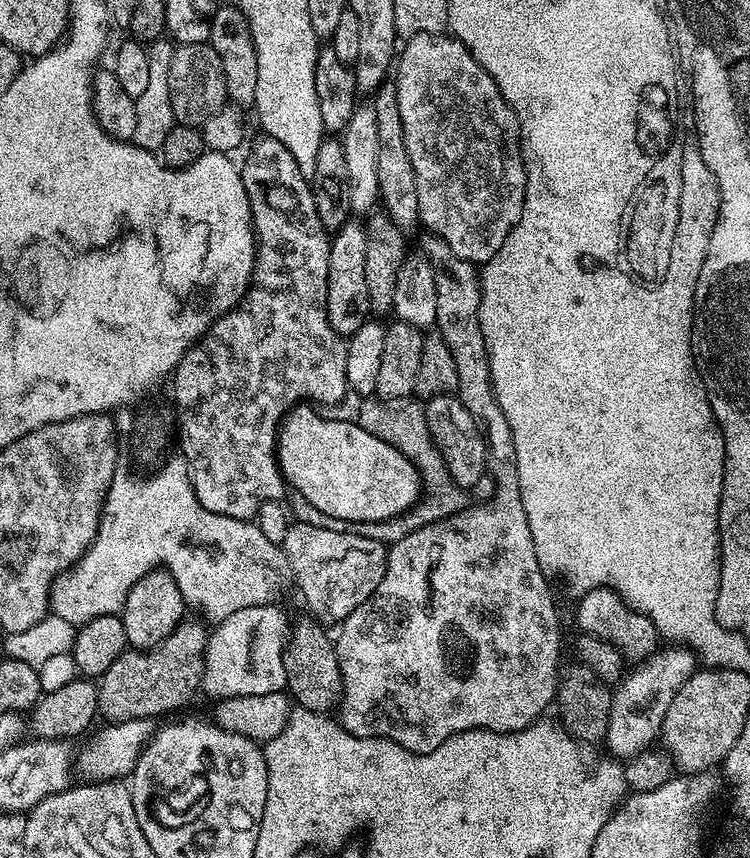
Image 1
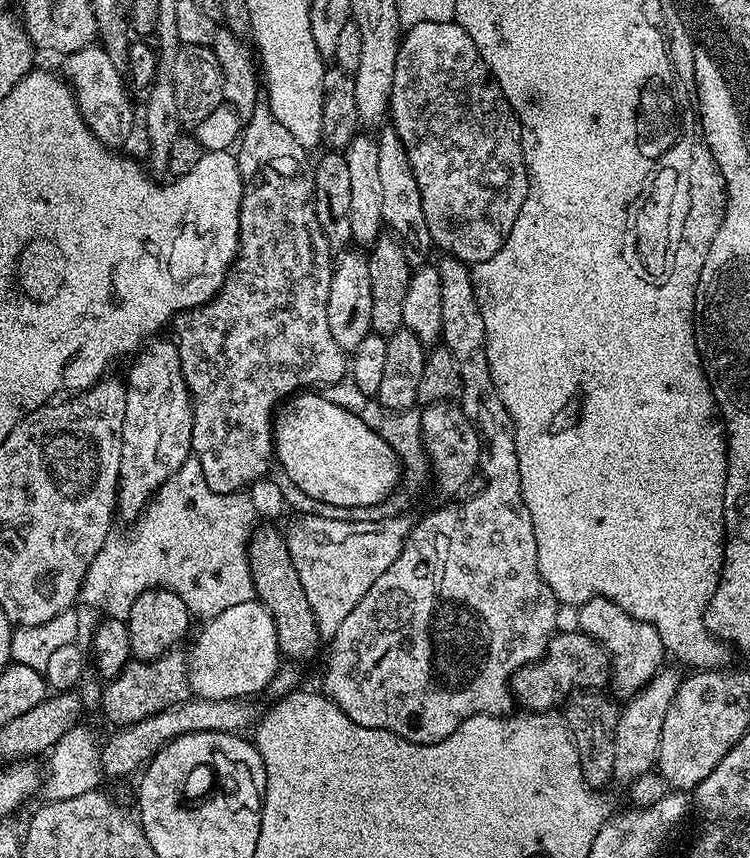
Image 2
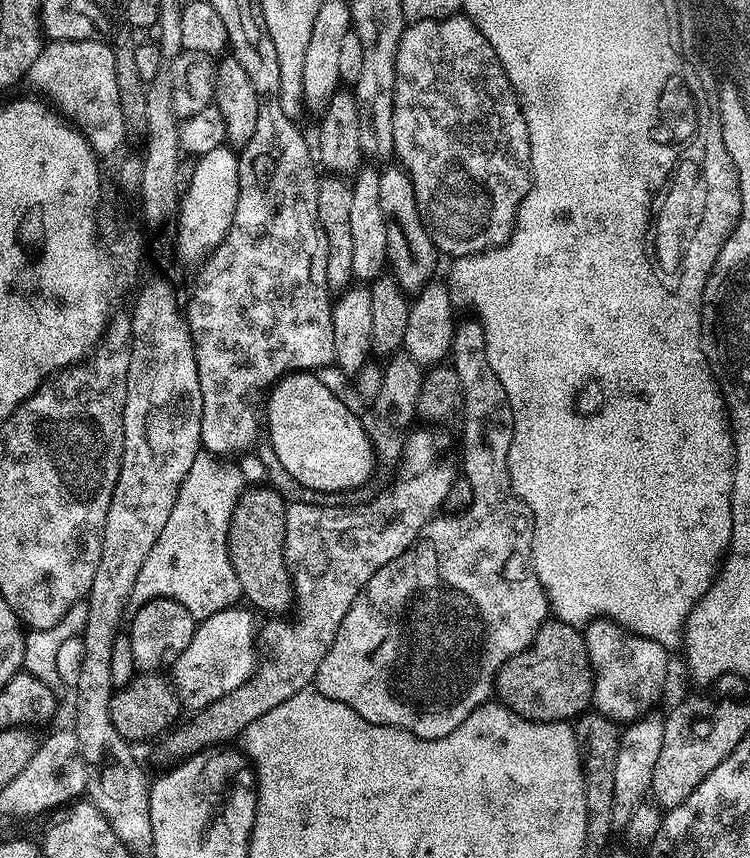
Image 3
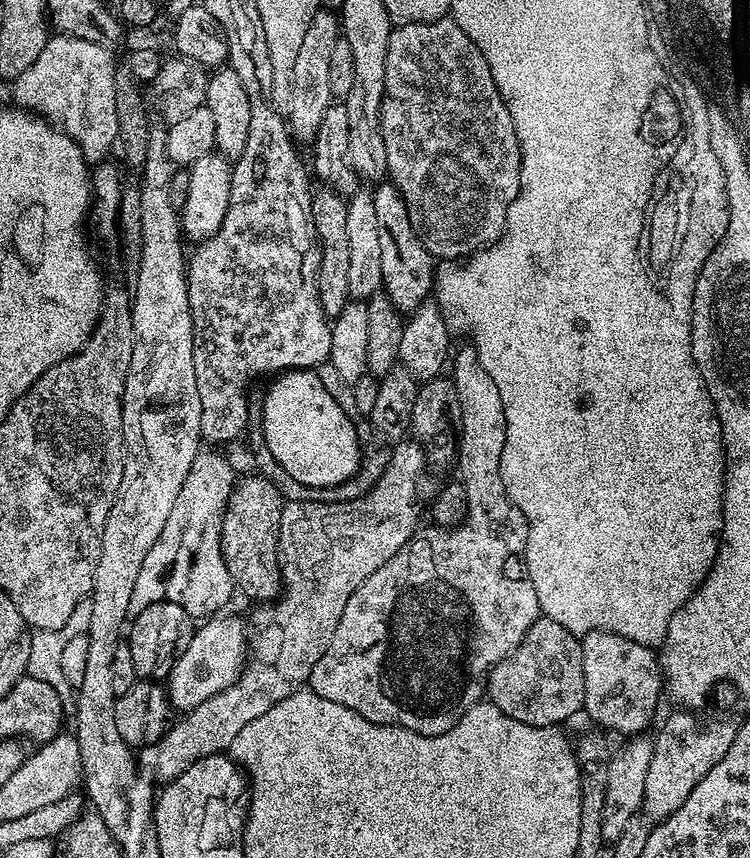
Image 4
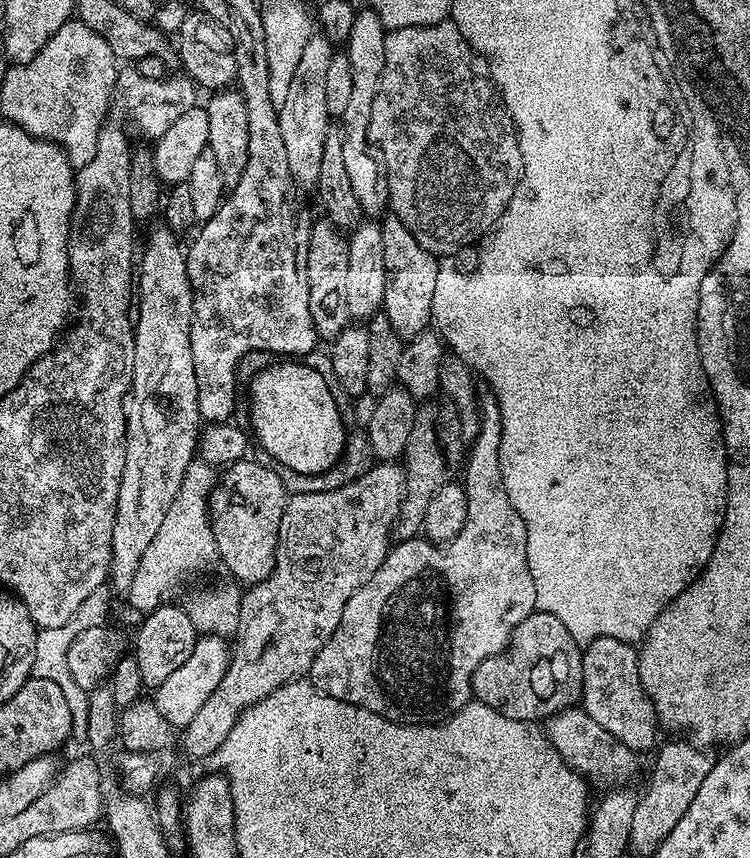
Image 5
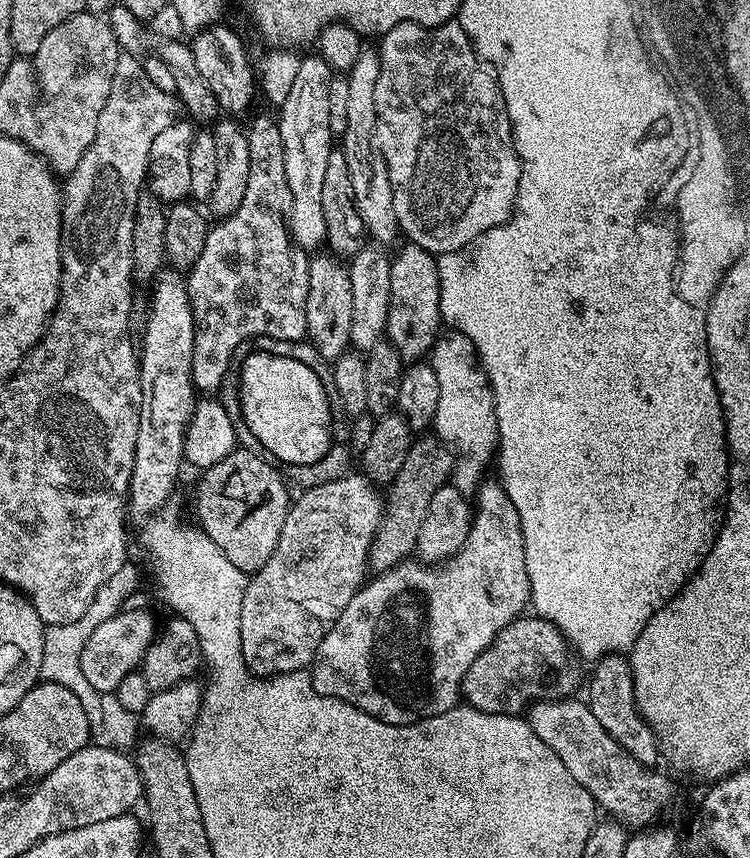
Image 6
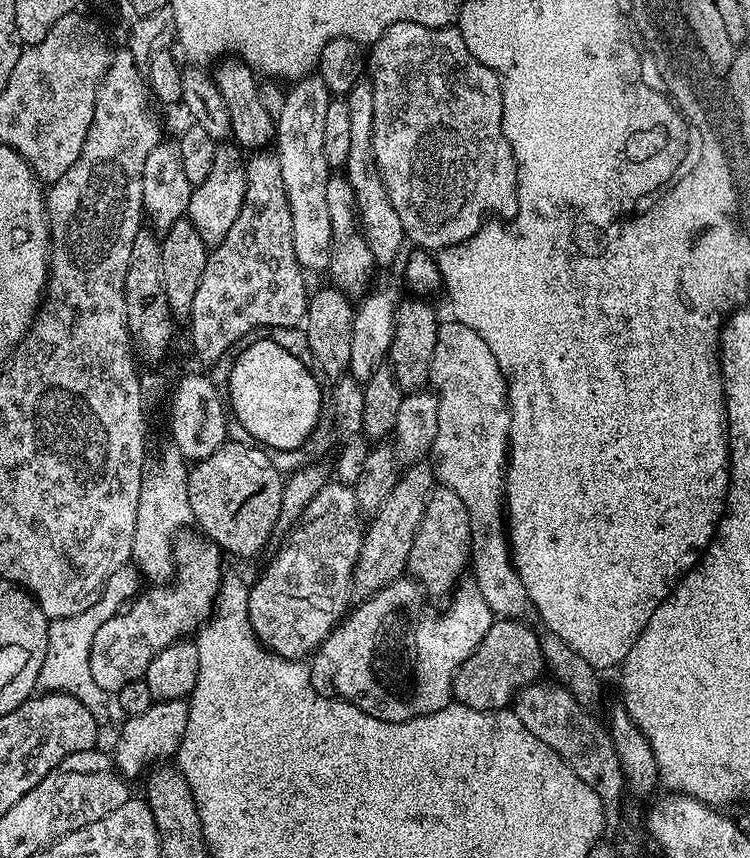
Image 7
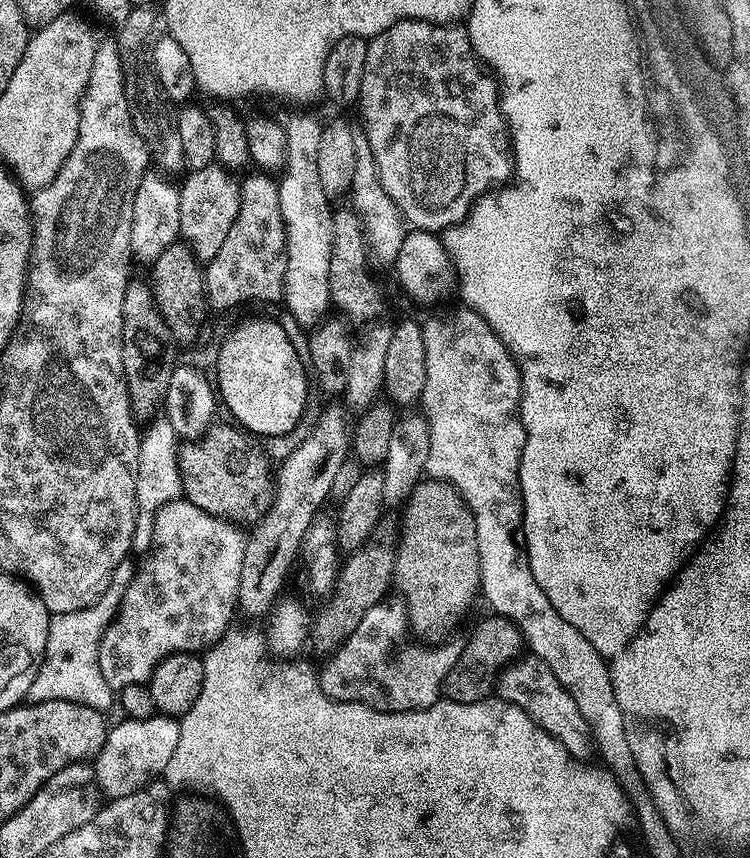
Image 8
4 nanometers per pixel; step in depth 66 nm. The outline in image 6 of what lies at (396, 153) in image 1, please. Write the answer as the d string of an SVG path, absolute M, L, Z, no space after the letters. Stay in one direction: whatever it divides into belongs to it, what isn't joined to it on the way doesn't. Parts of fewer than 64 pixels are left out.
M408 242L397 256L391 257L390 288L396 288L396 304L404 308L390 308L388 311L388 331L386 336L396 336L394 347L404 362L420 362L431 353L437 339L432 336L432 328L438 332L442 328L440 314L440 275L436 269L437 257L422 246Z

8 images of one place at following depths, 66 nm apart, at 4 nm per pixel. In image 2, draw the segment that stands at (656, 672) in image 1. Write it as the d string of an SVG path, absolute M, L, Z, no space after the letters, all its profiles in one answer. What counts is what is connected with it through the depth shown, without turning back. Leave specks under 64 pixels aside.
M671 666L665 667L641 692L625 703L628 705L620 708L614 734L614 777L617 781L631 782L657 767L662 722L666 719L666 710L670 710L670 702L674 702L674 694L680 688L681 679L681 673L676 673Z

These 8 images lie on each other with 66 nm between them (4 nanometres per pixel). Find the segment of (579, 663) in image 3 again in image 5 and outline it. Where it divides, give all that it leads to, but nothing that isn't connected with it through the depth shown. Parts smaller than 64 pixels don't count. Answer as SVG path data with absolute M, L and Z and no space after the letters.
M542 611L531 612L514 630L510 642L498 654L486 658L478 670L474 670L472 694L479 703L490 706L490 710L498 710L498 714L506 714L506 718L544 722L548 717L558 714L567 708L575 708L582 700L582 682L584 681L584 658L581 645L554 618L554 614Z

